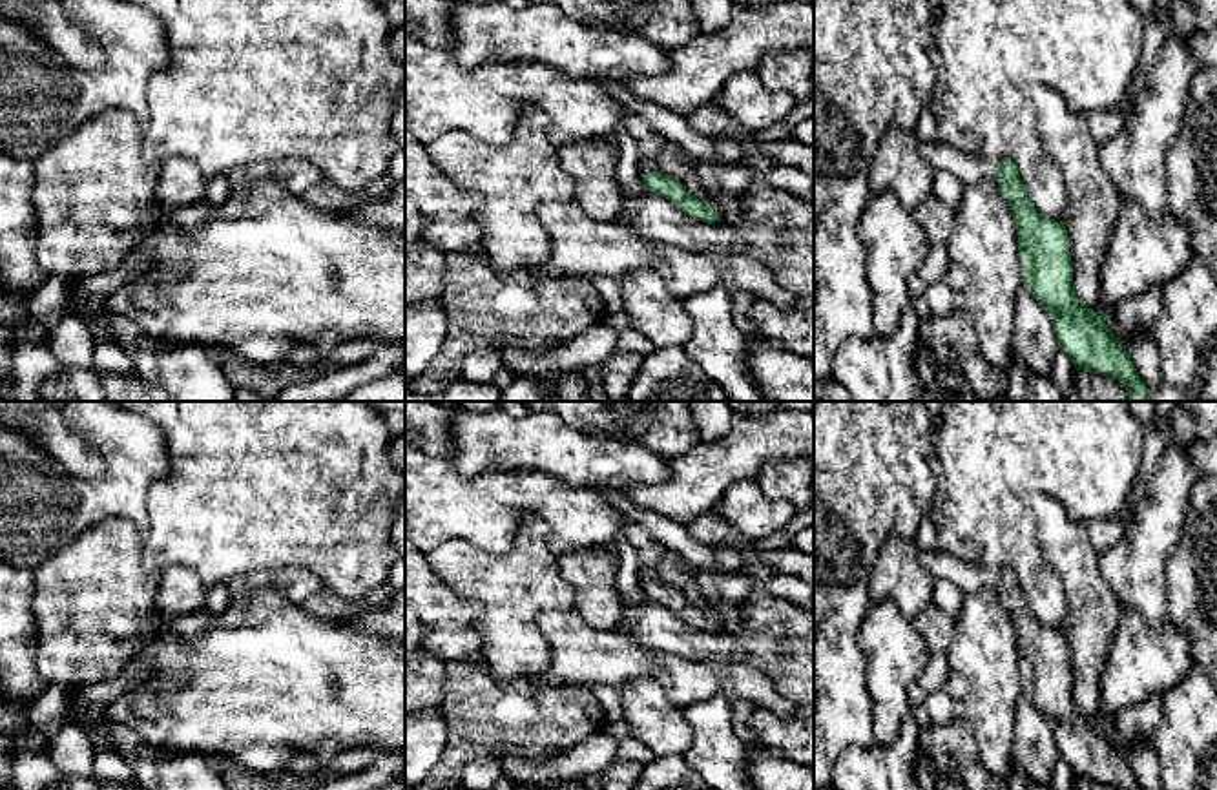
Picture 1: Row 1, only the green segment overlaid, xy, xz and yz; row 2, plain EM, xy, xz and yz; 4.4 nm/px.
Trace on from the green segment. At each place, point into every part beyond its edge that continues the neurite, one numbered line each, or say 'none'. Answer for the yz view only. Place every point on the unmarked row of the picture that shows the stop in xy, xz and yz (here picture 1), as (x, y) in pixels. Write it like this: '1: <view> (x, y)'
1: yz (969, 577)

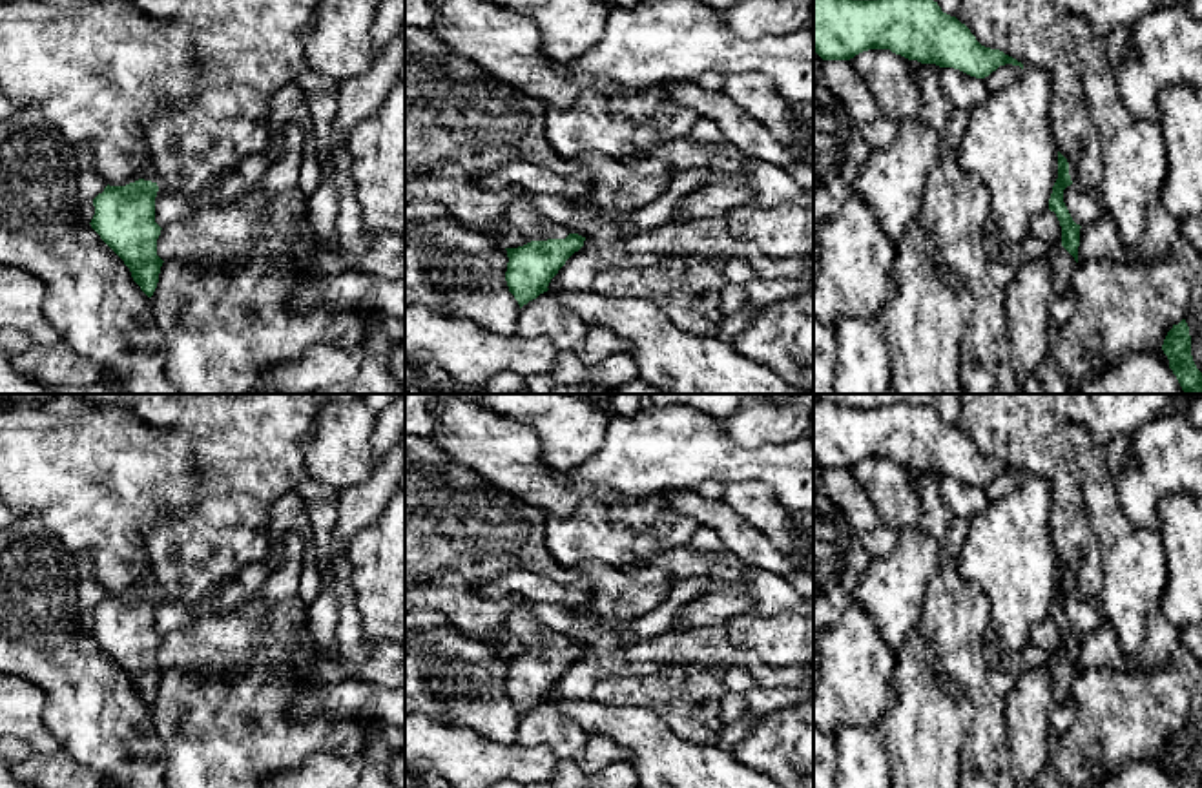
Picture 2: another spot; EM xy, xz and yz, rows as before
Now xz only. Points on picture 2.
none

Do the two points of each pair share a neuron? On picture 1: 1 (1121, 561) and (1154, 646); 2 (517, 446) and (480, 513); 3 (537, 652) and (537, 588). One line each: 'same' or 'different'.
1: different
2: different
3: same

